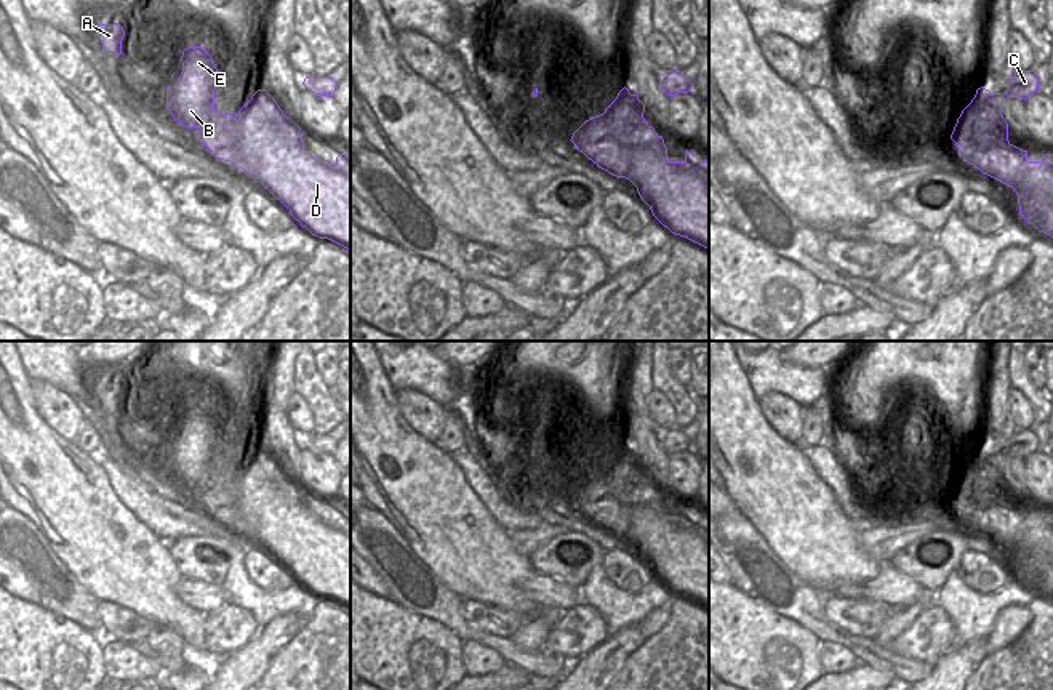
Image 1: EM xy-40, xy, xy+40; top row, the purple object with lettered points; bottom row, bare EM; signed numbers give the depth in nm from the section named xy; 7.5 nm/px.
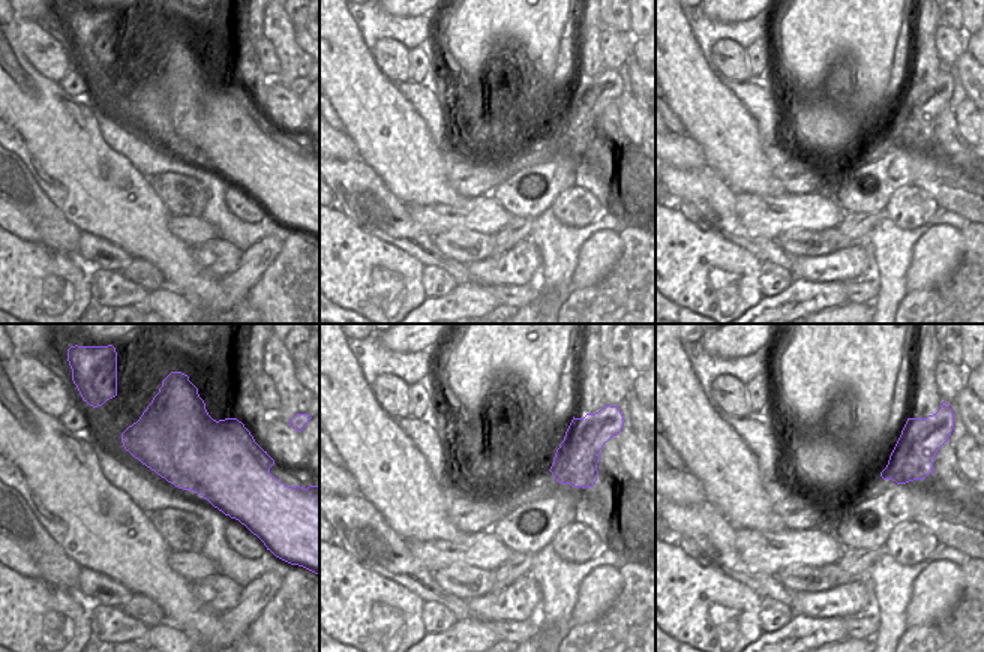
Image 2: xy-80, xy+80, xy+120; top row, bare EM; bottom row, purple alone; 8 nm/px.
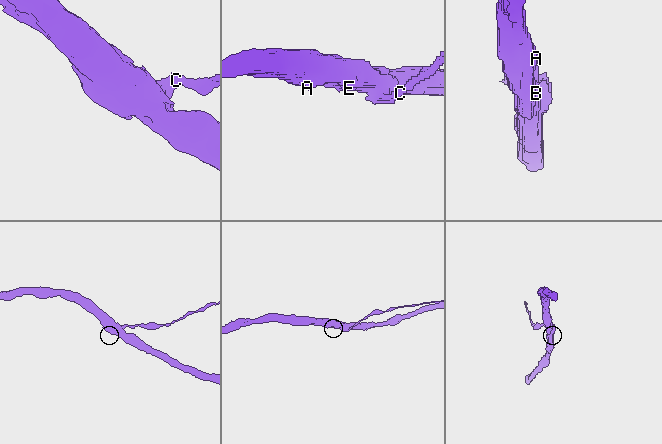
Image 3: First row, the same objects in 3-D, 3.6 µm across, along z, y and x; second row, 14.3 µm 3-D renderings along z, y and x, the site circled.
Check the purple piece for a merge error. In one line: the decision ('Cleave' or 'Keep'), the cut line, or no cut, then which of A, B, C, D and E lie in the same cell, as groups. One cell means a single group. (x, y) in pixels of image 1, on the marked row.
Cleave. Split along xy (631, 149), (612, 140), (594, 162). Groups: A B D E / C

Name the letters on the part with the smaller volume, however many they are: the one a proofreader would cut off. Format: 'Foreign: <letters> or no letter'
Foreign: C

